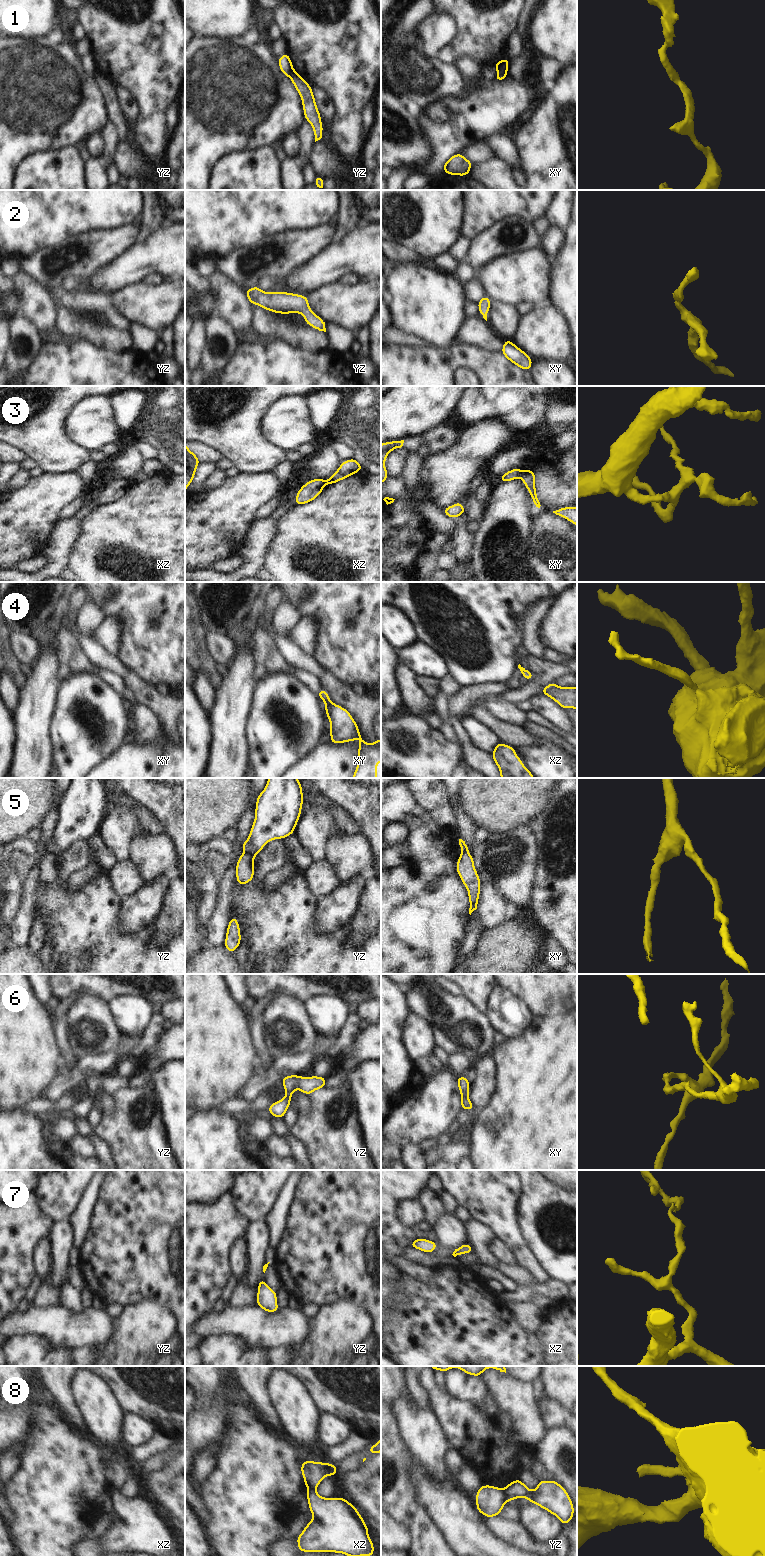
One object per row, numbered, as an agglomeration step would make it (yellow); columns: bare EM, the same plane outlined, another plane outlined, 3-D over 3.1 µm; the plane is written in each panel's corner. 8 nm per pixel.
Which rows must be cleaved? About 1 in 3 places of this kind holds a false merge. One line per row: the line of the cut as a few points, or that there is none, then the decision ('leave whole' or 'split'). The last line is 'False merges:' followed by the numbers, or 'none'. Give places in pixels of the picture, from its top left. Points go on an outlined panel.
1: cut in xy along (506, 71), (497, 73); split
2: no cut; leave whole
3: cut in xy along (522, 471), (519, 476); split
4: no cut; leave whole
5: cut in yz along (244, 852), (248, 852), (253, 857); split
6: no cut; leave whole
7: no cut; leave whole
8: cut in yz along (503, 1489), (508, 1500); split
False merges: 1, 3, 5, 8

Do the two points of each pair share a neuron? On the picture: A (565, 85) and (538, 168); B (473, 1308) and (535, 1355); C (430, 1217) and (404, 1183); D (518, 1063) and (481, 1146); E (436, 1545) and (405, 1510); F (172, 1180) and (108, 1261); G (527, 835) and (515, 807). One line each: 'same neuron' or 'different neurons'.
A: same neuron
B: same neuron
C: different neurons
D: same neuron
E: same neuron
F: same neuron
G: different neurons

